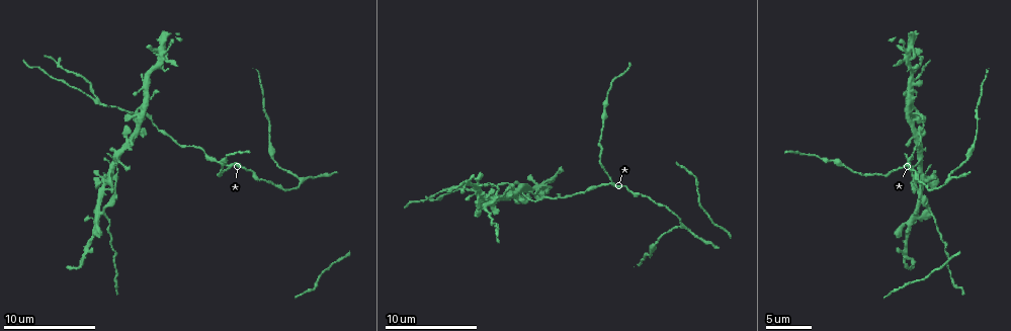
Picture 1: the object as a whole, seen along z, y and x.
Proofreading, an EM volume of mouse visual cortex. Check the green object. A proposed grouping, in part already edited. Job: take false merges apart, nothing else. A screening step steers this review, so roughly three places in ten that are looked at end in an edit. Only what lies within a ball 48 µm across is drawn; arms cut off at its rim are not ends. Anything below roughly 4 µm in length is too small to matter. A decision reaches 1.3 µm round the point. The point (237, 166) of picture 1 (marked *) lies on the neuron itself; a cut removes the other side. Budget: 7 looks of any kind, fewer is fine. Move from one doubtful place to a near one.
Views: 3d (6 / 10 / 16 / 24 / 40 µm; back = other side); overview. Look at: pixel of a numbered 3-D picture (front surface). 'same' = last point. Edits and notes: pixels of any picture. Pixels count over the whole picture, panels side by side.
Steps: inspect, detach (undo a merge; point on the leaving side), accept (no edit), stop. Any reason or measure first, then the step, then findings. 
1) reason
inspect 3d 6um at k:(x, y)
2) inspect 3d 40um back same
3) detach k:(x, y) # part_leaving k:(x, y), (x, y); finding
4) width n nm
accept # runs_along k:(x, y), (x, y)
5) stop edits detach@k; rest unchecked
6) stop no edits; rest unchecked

branch point
inspect 3d 10um at 1:(680, 226)

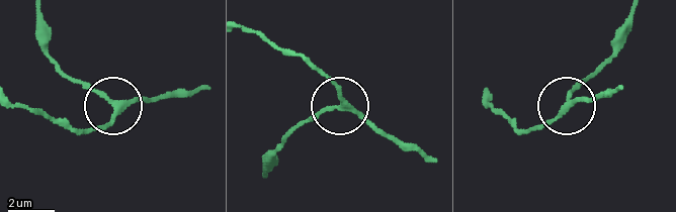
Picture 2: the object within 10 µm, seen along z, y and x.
side_arm 16 um
accept # runs_along 2:(20, 103), (78, 130), (107, 124), (107, 101), (63, 69); one neuron here

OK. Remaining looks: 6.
small branch off a trunk
inspect 3d 10um at 1:(107, 188)

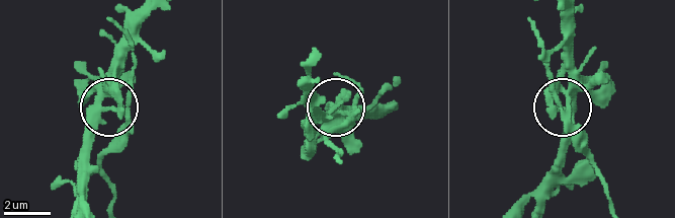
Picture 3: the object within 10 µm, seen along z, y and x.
side_arm 12 um
detach 3:(120, 131) # part_leaving 3:(343, 116), (349, 122), (326, 139), (339, 158); a second neuron is stuck on

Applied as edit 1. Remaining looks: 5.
two arms in line, one across
inspect 3d 6um at 1:(93, 96)

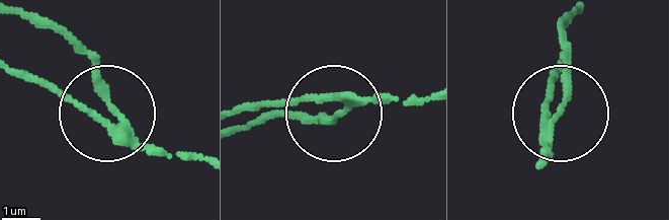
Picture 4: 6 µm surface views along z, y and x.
inspect 3d 6um back at 4:(108, 110)

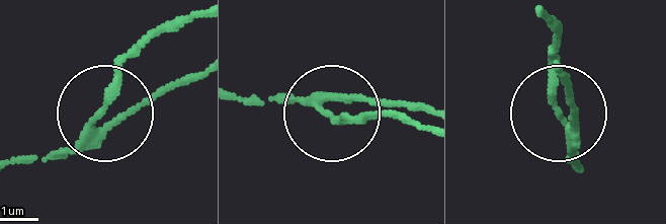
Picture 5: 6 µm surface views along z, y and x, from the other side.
arms 3
detach 5:(114, 75) # part_leaving 5:(92, 127), (121, 63), (199, 17); two neurons meet here

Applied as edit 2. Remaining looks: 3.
sudden change in width
inspect 3d 6um at 1:(921, 115)

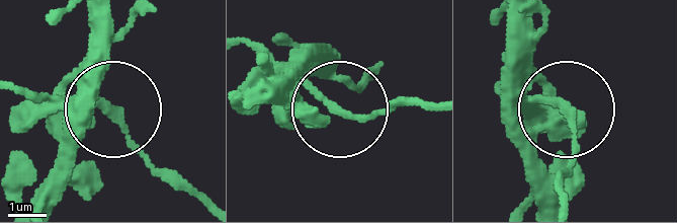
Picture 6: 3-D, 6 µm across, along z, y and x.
width 250 nm
accept # runs_along 6:(192, 197), (154, 167), (105, 106), (18, 109); one neuron here

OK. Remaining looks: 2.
stop edits detach@3, detach@5; rest unchecked

